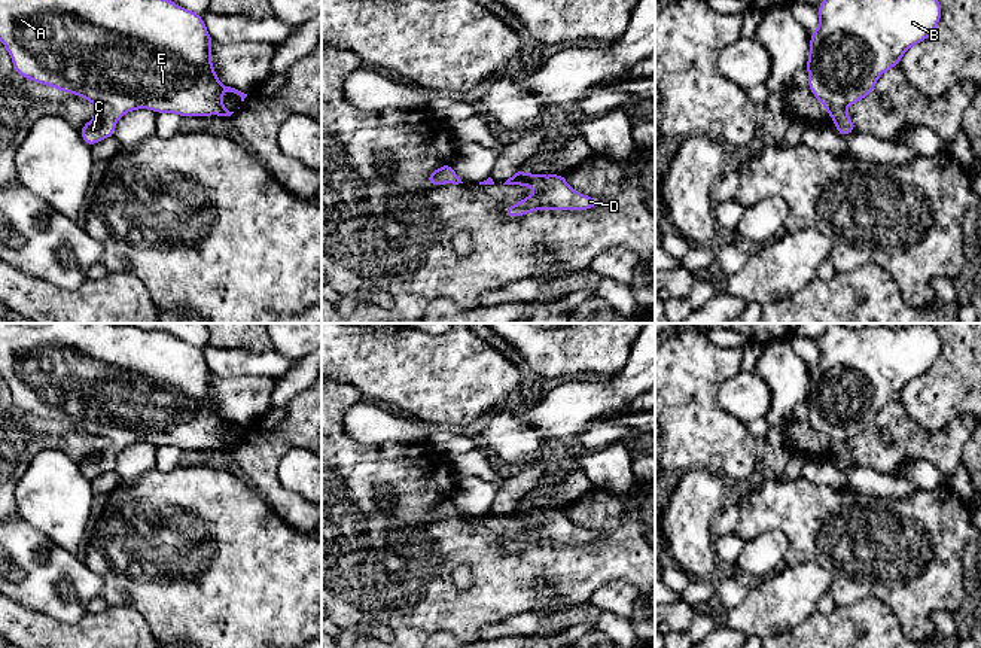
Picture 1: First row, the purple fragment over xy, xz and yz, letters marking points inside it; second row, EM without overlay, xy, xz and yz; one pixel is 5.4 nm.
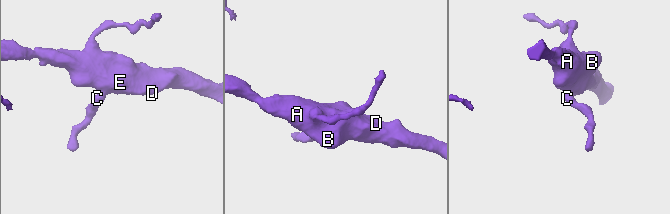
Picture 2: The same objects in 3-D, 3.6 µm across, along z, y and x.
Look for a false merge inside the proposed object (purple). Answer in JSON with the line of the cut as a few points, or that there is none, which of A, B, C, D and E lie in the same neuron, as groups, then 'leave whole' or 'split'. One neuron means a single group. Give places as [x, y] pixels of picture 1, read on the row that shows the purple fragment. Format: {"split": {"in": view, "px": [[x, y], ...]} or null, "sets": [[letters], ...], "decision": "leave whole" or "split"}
{"split": null, "sets": [["A", "B", "C", "D", "E"]], "decision": "leave whole"}

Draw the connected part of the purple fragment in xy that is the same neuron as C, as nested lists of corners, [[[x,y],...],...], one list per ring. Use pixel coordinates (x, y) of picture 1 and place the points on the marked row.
[[[0,0],[0,40],[12,57],[13,69],[19,76],[42,85],[54,86],[58,91],[83,97],[98,109],[95,116],[79,128],[82,139],[89,147],[115,136],[118,119],[135,109],[150,109],[156,115],[170,112],[182,118],[210,115],[231,116],[234,112],[229,112],[223,106],[220,95],[223,92],[234,92],[241,97],[241,101],[247,97],[247,94],[235,88],[225,86],[217,80],[217,73],[211,66],[213,40],[207,31],[202,16],[176,4],[171,0]]]

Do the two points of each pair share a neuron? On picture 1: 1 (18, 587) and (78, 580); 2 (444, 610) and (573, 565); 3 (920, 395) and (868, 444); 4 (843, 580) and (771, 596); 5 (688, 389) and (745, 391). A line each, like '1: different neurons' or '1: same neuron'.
1: same neuron
2: same neuron
3: different neurons
4: different neurons
5: different neurons

